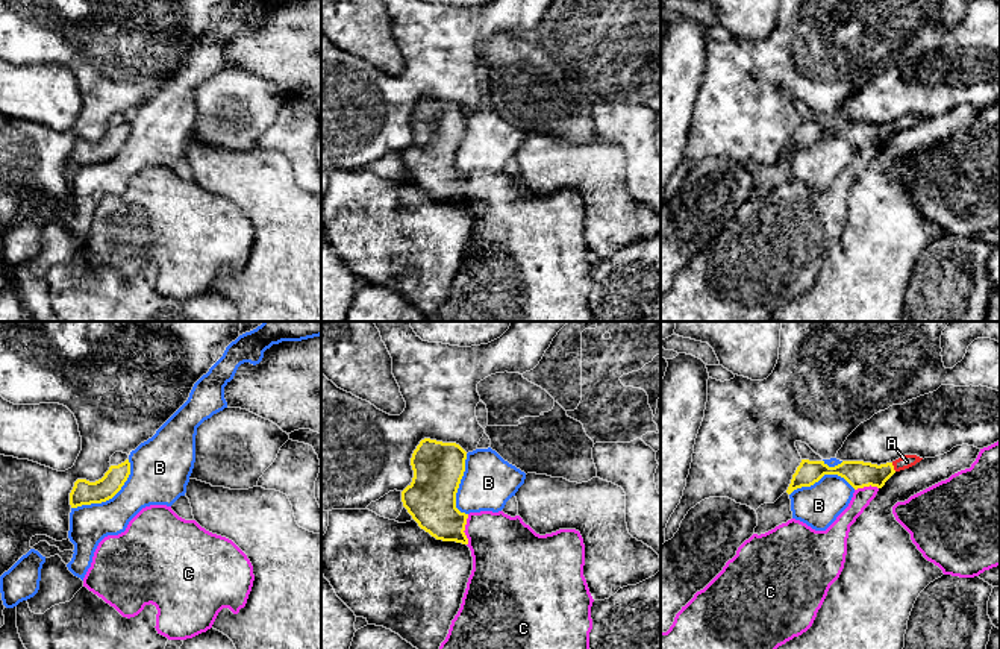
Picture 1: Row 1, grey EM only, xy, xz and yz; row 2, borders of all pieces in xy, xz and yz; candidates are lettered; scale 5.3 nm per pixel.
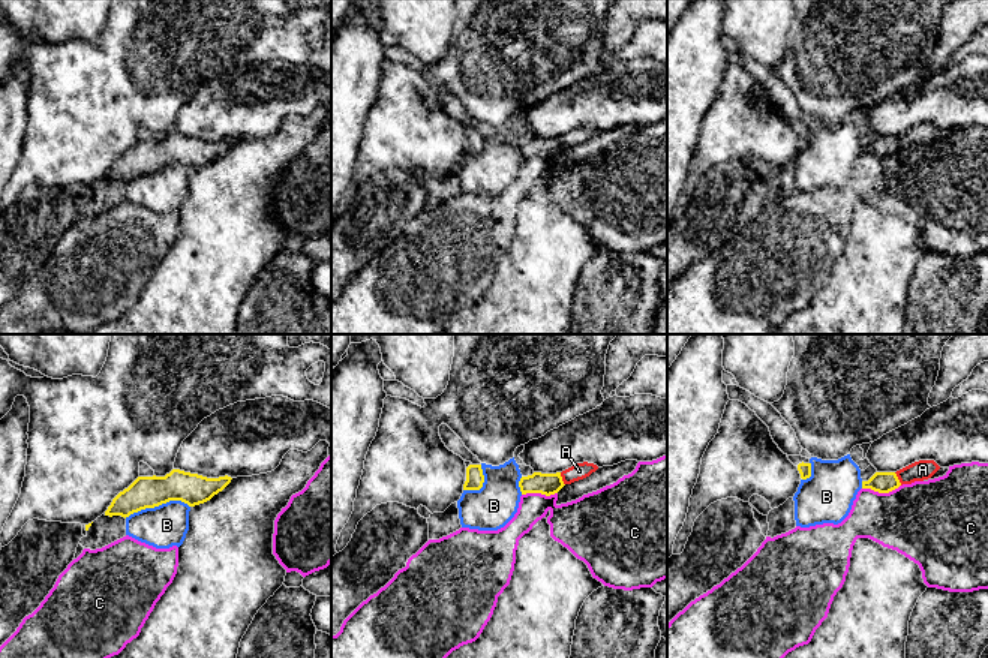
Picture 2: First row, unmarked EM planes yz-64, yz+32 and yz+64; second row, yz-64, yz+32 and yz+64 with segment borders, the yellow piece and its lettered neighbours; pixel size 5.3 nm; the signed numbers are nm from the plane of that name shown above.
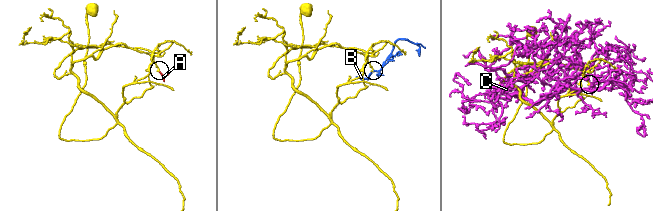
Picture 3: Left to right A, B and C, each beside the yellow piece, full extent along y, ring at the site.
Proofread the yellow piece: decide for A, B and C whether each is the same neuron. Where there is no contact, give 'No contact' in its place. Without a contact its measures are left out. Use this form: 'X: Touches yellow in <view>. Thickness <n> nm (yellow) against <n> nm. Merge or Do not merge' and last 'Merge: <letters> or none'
A: Touches yellow in yz. Thickness 140 nm (yellow) against 70 nm. Merge
B: Touches yellow in xy. Thickness 130 nm (yellow) against 260 nm. Do not merge
C: Touches yellow in xz. Thickness 280 nm (yellow) against 360 nm. Do not merge
Merge: A

